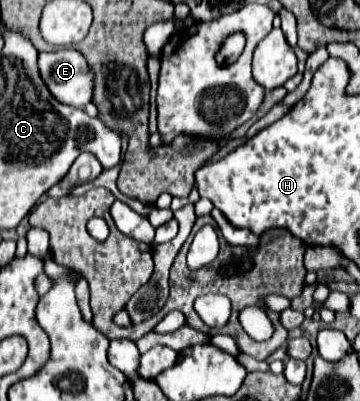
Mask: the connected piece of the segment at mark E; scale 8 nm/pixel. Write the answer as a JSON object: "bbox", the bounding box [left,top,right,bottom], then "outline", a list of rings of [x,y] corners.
{"bbox":[39,49,95,107],"outline":[[[75,49],[39,53],[39,69],[55,99],[73,107],[85,107],[93,99],[95,75],[87,59]]]}

